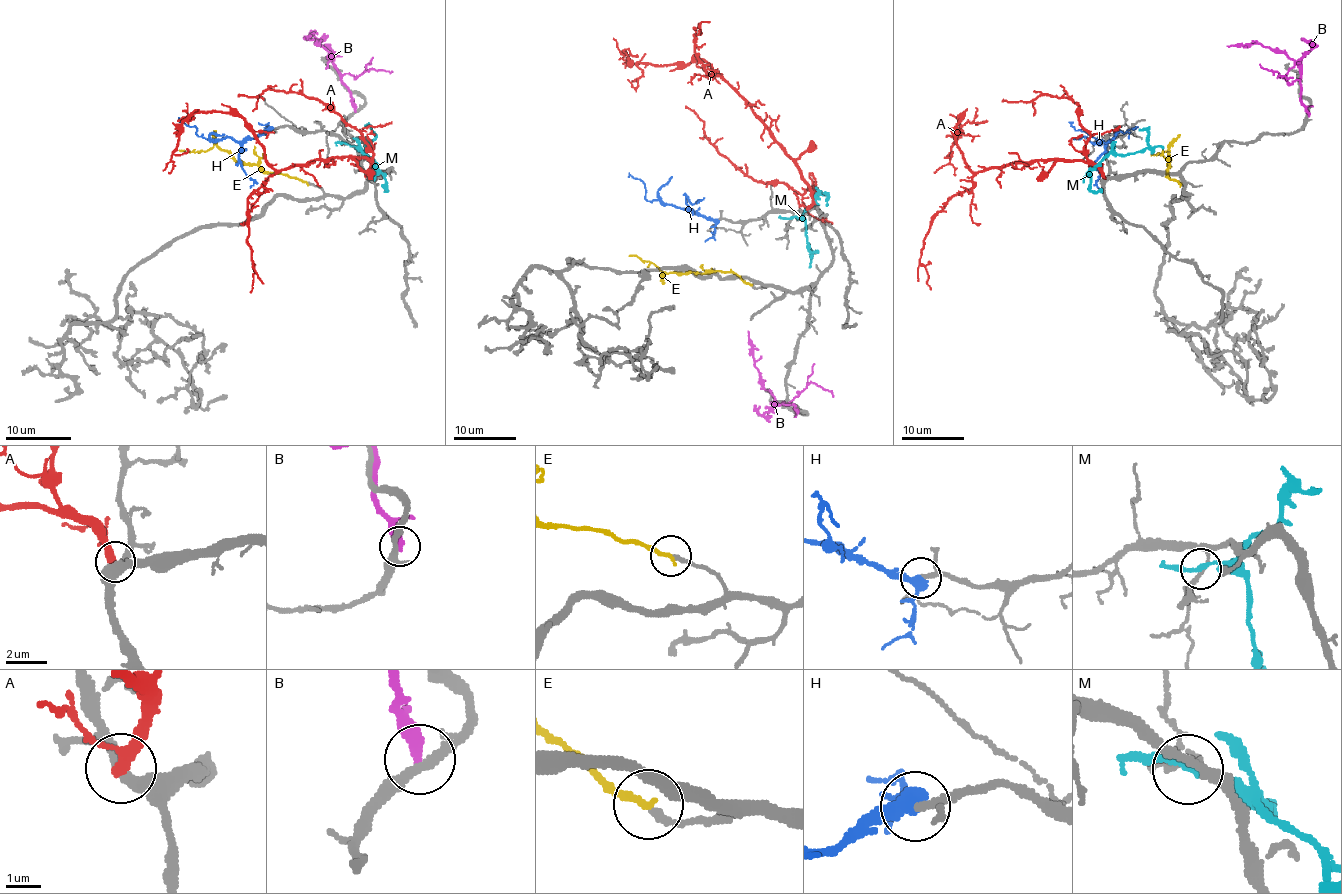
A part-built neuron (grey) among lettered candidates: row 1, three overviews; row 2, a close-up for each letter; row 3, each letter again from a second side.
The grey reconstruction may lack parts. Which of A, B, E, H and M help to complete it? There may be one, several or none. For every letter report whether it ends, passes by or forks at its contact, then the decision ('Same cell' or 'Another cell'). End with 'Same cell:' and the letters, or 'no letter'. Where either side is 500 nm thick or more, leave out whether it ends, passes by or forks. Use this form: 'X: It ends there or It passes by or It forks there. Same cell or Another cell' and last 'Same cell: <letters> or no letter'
A: It passes by. Another cell
B: It ends there. Another cell
E: It ends there. Same cell
H: It passes by. Same cell
M: It passes by. Another cell
Same cell: E, H

